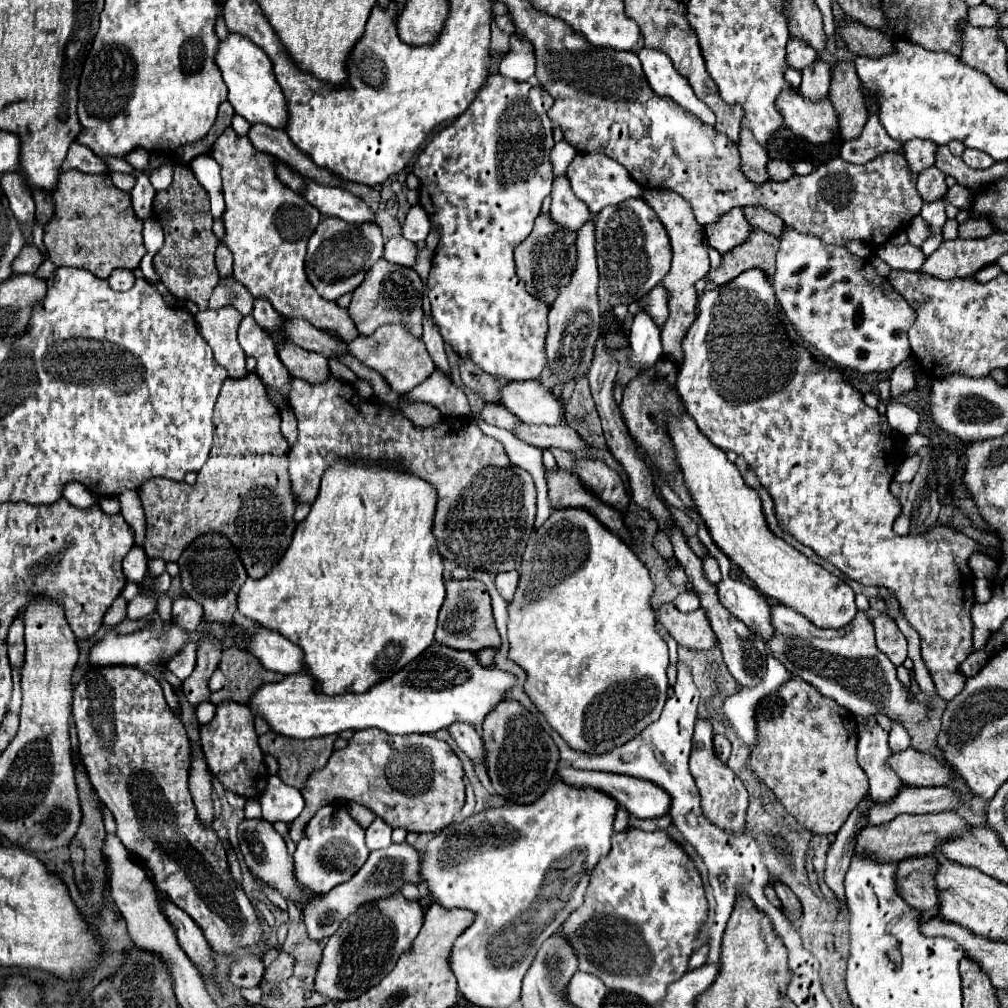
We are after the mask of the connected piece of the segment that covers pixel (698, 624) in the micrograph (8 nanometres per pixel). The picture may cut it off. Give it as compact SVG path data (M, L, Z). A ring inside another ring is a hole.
M662 605L658 611L658 623L678 641L678 645L686 645L694 651L712 649L718 645L718 637L714 637L710 619L704 613L702 607L682 613L674 605Z

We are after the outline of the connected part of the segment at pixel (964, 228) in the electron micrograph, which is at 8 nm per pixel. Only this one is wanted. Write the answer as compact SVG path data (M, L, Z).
M968 219L966 223L960 225L960 231L958 235L962 239L982 239L982 237L988 237L992 235L996 229L992 227L990 221L986 219Z

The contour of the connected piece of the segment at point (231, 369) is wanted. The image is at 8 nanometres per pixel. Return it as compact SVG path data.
M222 307L216 311L200 311L196 321L202 337L212 347L218 365L222 365L232 379L244 379L248 375L246 355L236 339L242 315L234 307Z

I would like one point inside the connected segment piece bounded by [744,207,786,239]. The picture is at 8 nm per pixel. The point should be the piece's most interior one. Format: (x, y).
(761, 219)

